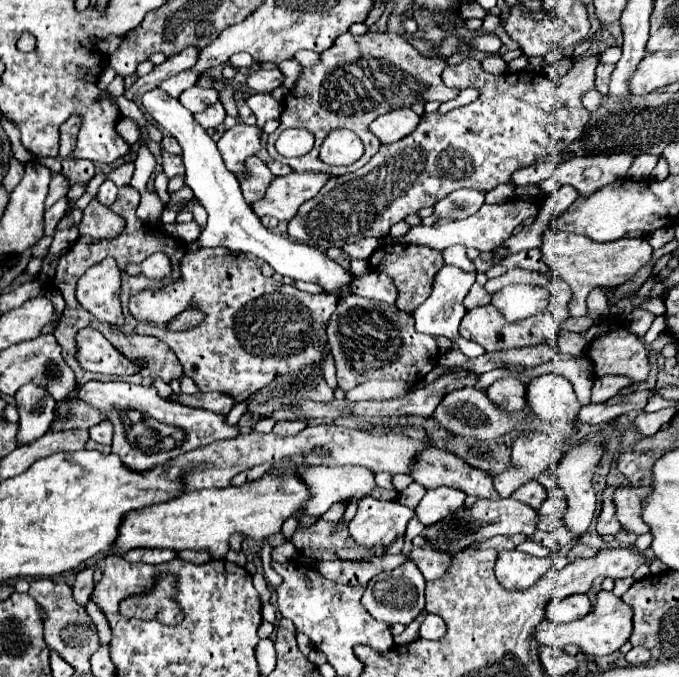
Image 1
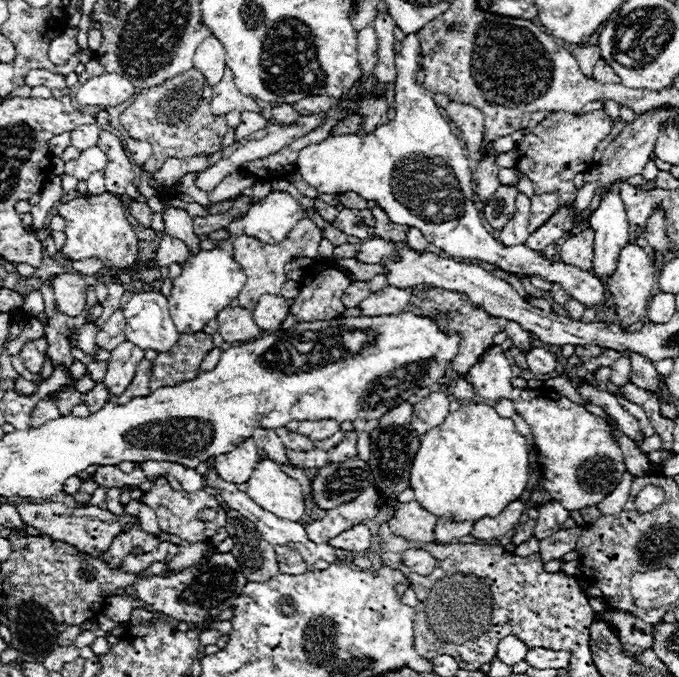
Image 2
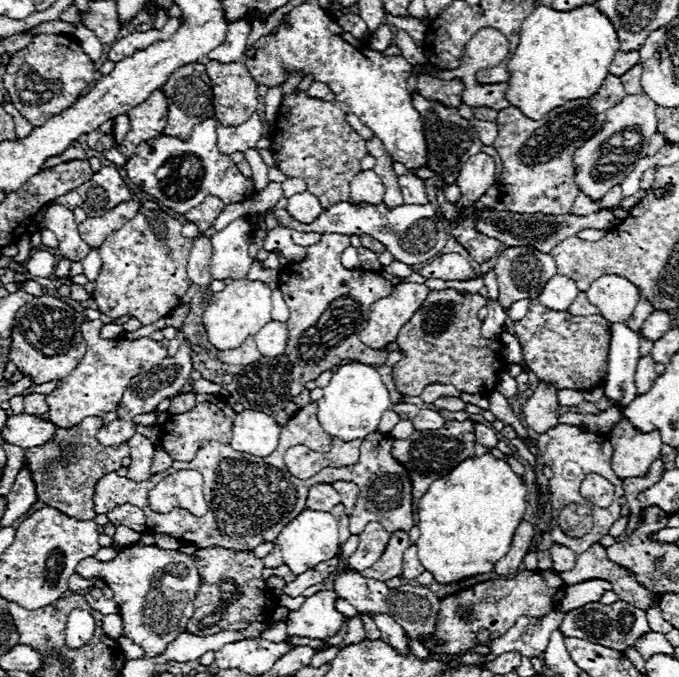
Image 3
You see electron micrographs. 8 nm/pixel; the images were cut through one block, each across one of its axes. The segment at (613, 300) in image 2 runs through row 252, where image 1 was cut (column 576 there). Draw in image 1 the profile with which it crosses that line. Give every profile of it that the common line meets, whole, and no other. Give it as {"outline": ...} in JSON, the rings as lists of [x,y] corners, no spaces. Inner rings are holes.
{"outline":[[[600,590],[596,594],[596,604],[588,612],[588,616],[584,616],[572,624],[552,624],[550,620],[542,620],[536,626],[534,640],[540,646],[552,646],[552,648],[560,648],[560,650],[568,644],[574,644],[584,654],[606,656],[614,650],[620,650],[620,646],[624,646],[628,642],[630,634],[632,634],[632,608],[628,604],[624,604],[622,598],[614,596],[612,592]]]}

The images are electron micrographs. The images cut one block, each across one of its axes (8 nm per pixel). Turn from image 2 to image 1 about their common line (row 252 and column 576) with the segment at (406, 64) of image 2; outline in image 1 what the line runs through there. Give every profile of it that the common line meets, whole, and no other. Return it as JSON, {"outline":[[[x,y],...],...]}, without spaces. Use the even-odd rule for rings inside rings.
{"outline":[[[594,438],[590,442],[584,442],[576,448],[572,448],[564,460],[558,464],[558,470],[556,470],[556,476],[566,492],[566,502],[568,502],[568,508],[566,508],[566,514],[564,514],[564,524],[570,532],[574,532],[574,536],[579,538],[588,530],[590,522],[592,522],[592,516],[594,516],[594,510],[596,510],[596,494],[594,494],[594,488],[592,488],[592,476],[594,476],[594,470],[600,462],[600,456],[604,452],[602,446],[598,446],[604,438]]]}

